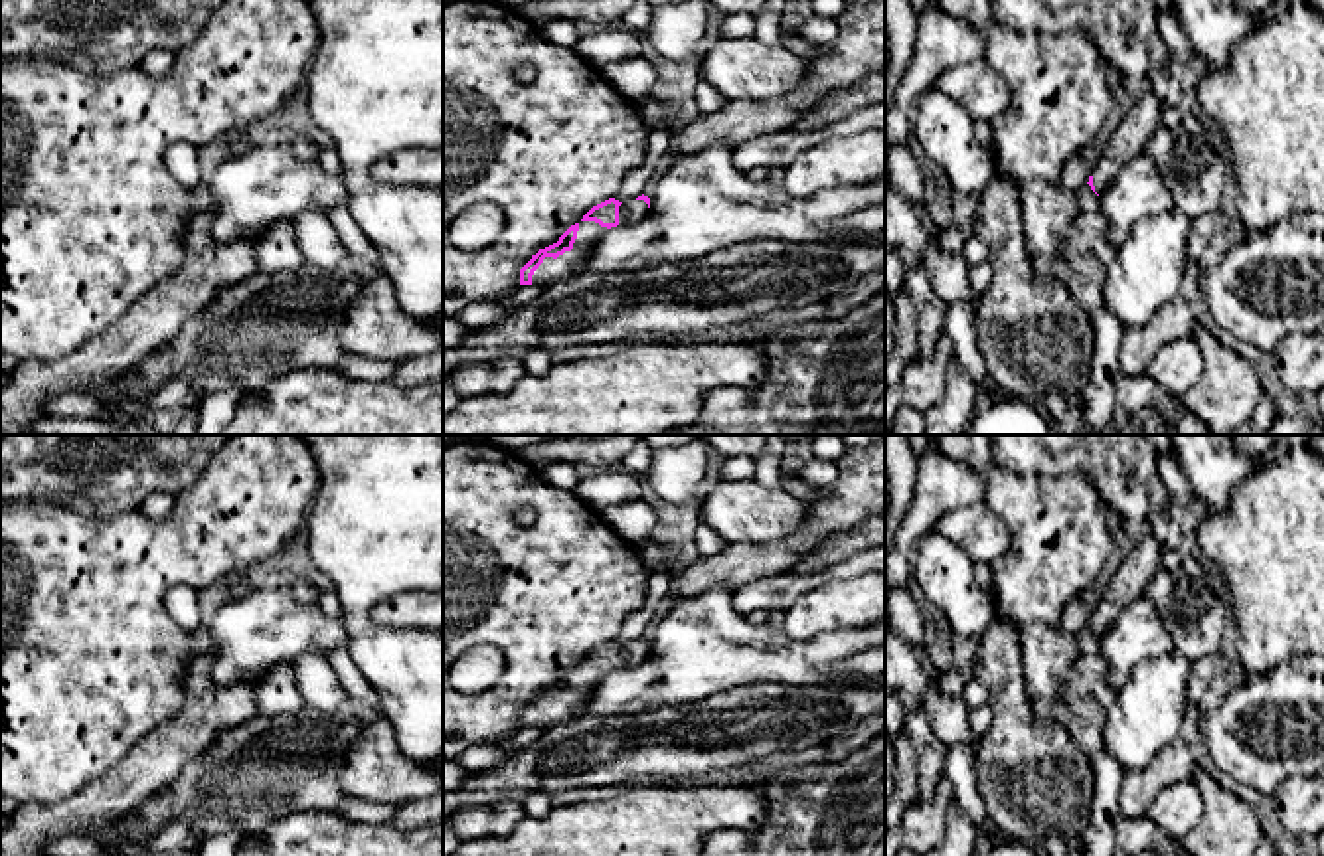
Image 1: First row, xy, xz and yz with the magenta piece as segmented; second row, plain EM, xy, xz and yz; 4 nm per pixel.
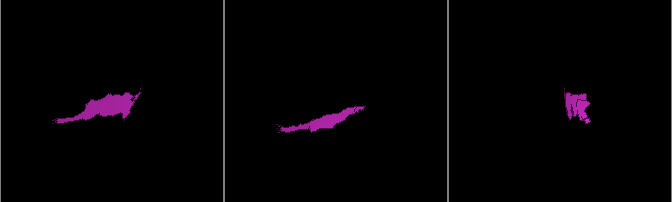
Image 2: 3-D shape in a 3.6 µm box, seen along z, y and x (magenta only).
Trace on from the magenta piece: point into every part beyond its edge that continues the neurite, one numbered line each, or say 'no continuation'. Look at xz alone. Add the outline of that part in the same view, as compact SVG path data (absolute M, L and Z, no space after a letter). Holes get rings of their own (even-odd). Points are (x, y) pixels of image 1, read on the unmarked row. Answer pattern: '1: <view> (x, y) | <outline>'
1: xz (552, 712) | M579 664L577 682L571 694L565 694L557 702L545 700L543 706L534 714L532 728L549 729L551 726L575 718L583 706L591 700L595 686L607 676L595 664Z

